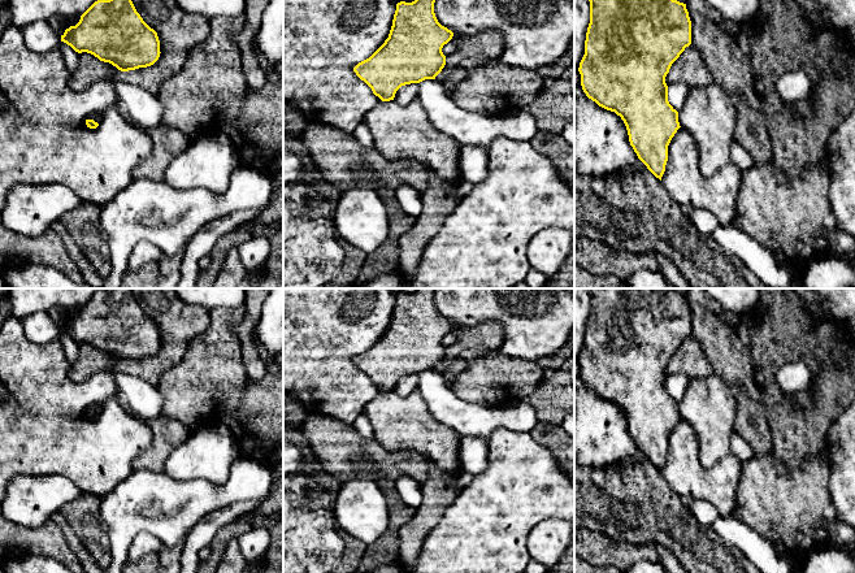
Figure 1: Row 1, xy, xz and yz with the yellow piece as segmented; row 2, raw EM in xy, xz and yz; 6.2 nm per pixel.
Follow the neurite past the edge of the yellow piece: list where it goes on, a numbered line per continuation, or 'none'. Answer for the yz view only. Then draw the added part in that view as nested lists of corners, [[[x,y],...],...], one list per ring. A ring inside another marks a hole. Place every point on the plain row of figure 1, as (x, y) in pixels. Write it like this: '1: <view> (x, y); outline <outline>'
none

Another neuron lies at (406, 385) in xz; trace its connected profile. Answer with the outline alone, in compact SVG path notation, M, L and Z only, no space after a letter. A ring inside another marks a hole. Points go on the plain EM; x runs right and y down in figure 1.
M411 374L411 376L402 377L396 382L394 392L402 398L405 398L413 391L416 391L417 383L418 383L418 374Z

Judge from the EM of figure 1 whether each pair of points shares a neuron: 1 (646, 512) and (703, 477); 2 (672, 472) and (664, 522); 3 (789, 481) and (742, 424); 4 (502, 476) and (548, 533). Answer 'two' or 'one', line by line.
1: two
2: two
3: two
4: two

